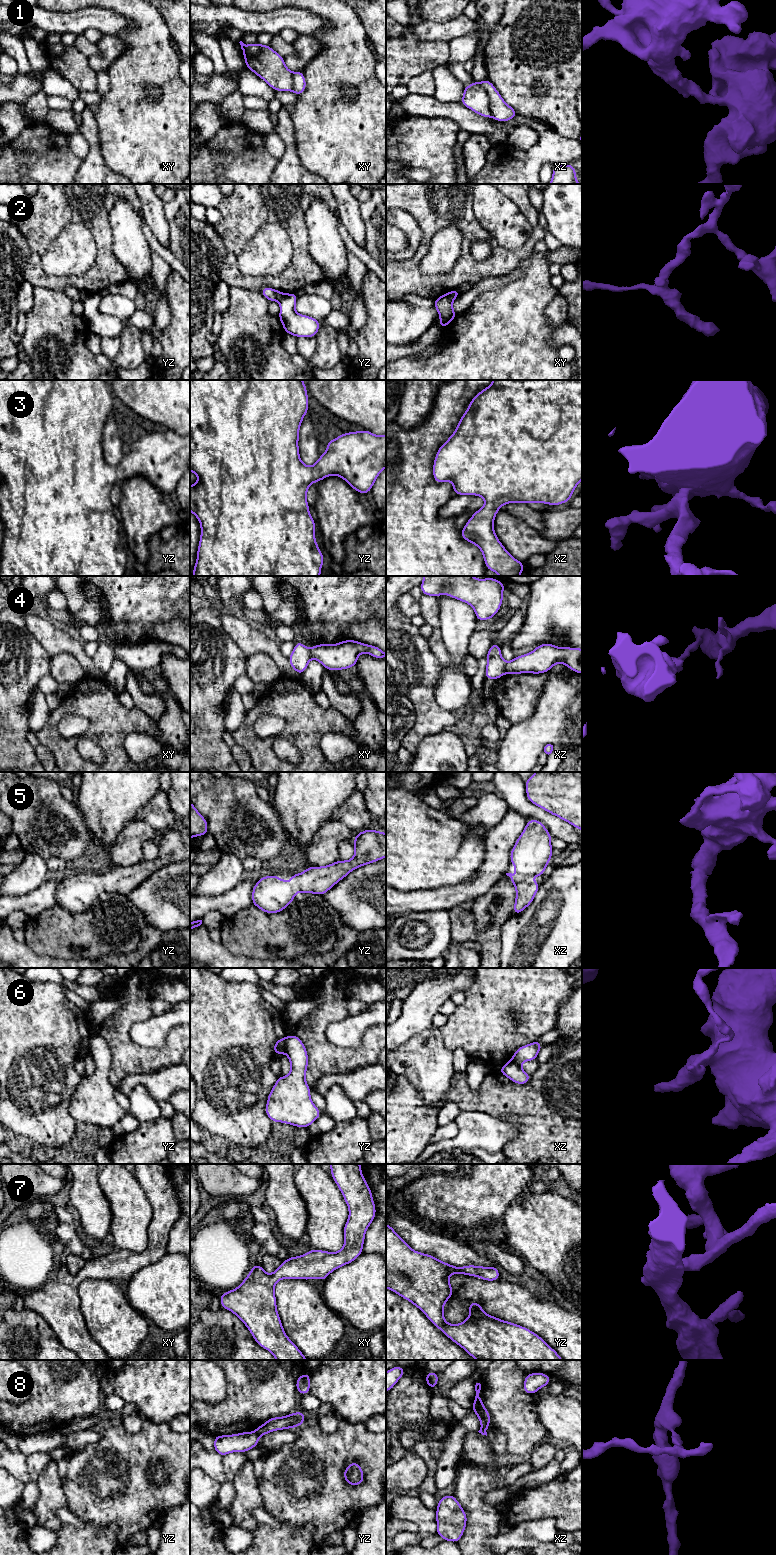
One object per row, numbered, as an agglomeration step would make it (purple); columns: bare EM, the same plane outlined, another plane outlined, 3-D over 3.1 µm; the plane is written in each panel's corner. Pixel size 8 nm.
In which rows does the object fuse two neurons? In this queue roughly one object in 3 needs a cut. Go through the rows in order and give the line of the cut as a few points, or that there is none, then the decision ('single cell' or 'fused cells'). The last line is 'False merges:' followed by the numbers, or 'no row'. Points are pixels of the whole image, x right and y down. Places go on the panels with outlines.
1: cut xz (479, 83), (488, 96), (491, 116); fused cells
2: cut xy (445, 294), (453, 299); fused cells
3: cut none; single cell
4: cut xz (506, 663), (504, 672); fused cells
5: cut none; single cell
6: cut yz (285, 1038), (285, 1049), (283, 1051); fused cells
7: cut none; single cell
8: cut yz (253, 1432), (259, 1435); fused cells
False merges: 1, 2, 4, 6, 8

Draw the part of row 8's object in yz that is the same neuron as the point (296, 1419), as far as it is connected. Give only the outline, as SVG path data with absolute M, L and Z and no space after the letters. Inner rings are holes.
M302 1411L293 1412L292 1414L283 1417L271 1417L264 1424L258 1426L253 1433L262 1437L265 1434L276 1430L296 1428L301 1426L305 1420L306 1416Z

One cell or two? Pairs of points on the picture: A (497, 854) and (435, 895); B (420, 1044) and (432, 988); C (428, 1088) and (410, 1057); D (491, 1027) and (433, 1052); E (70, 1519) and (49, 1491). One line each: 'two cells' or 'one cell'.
A: one cell
B: two cells
C: one cell
D: two cells
E: two cells

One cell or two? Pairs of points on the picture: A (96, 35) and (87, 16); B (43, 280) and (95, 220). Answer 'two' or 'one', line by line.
A: two
B: one

